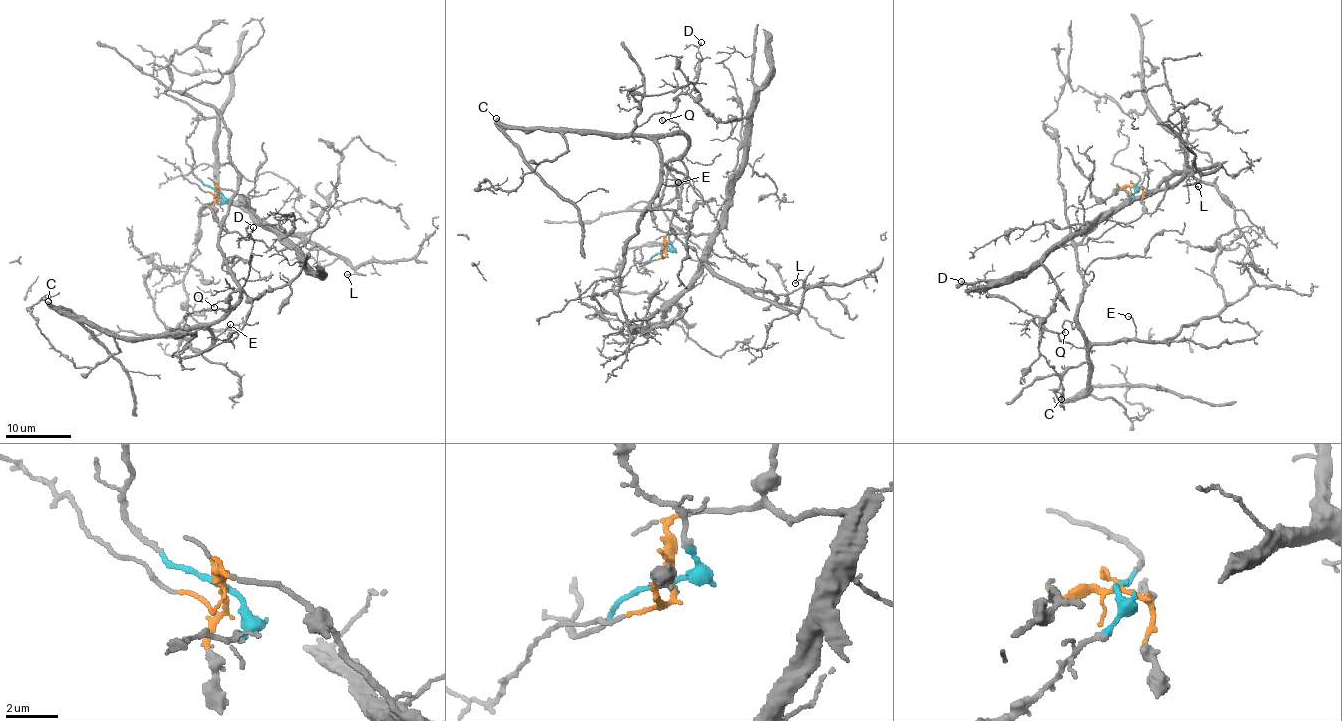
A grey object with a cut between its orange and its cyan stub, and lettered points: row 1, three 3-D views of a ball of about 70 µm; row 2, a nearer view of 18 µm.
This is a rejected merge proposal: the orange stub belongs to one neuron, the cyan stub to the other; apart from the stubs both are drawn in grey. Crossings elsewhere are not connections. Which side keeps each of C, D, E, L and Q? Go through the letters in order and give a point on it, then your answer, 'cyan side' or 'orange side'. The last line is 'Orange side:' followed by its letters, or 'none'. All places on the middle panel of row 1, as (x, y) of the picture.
C: at (496, 118); cyan side
D: at (701, 42); orange side
E: at (678, 182); cyan side
L: at (795, 283); orange side
Q: at (662, 120); cyan side
Orange side: D, L

